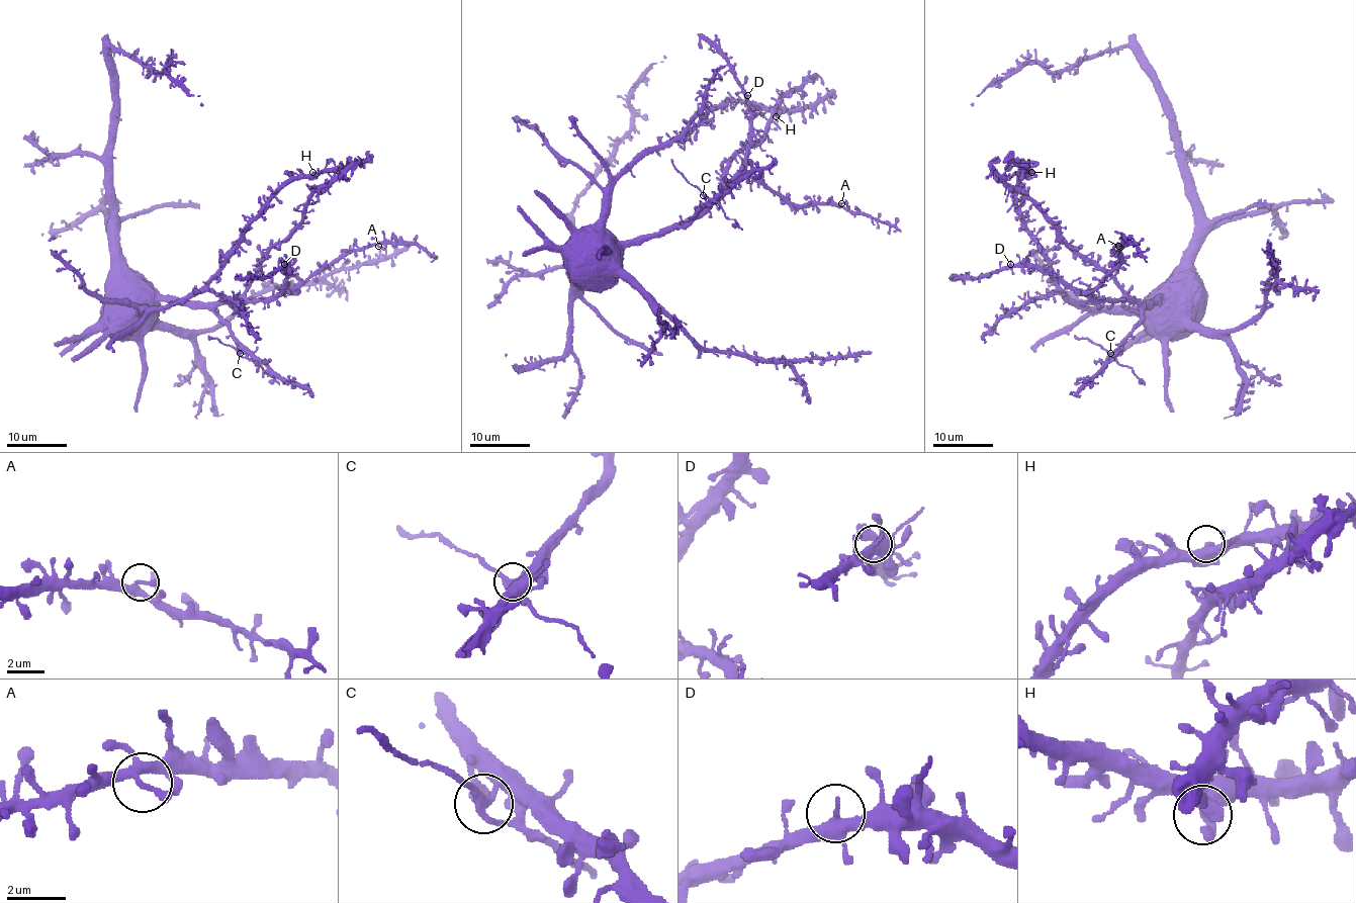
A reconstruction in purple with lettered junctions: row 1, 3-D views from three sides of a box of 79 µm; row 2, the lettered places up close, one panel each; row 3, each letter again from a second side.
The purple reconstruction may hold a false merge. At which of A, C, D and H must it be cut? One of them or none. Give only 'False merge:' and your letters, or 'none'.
False merge: C

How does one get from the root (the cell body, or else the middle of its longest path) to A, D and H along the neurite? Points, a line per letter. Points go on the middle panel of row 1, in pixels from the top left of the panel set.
A: (580, 279), (623, 247), (660, 238), (698, 217), (742, 176), (759, 179), (795, 204), (841, 203)
D: (580, 279), (623, 247), (642, 244), (686, 226), (726, 186), (742, 165), (750, 137), (747, 95)
H: (580, 279), (580, 254), (604, 223), (605, 192), (638, 161), (732, 101), (770, 108), (776, 116)

